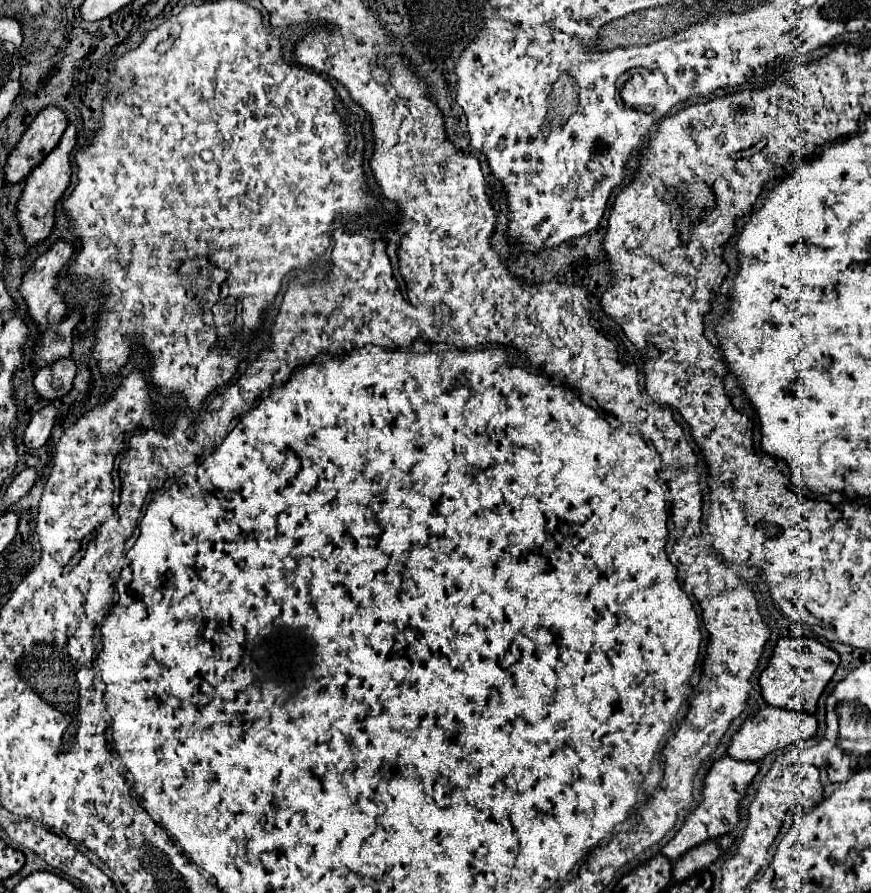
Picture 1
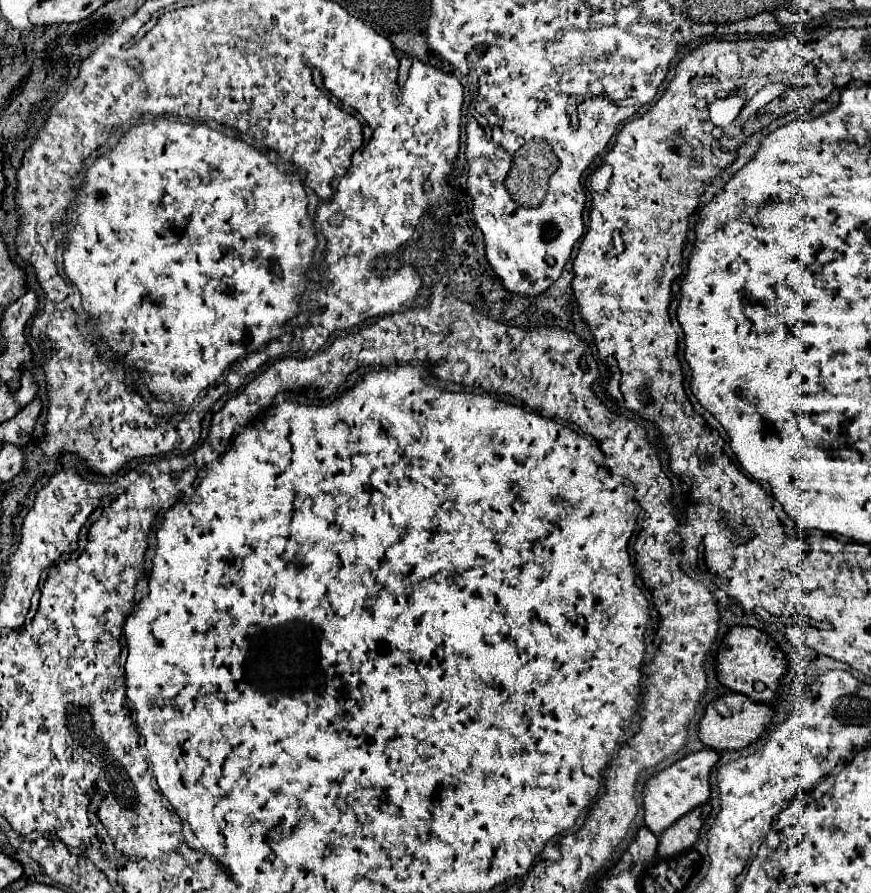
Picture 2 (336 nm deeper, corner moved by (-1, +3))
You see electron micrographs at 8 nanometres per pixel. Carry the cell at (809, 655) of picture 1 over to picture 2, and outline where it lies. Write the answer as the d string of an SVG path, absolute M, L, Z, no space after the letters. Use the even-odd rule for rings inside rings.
M736 626L724 638L718 650L718 678L732 692L744 694L754 702L774 704L778 700L780 680L788 672L788 658L778 648L776 640L766 632L760 632L752 626Z

